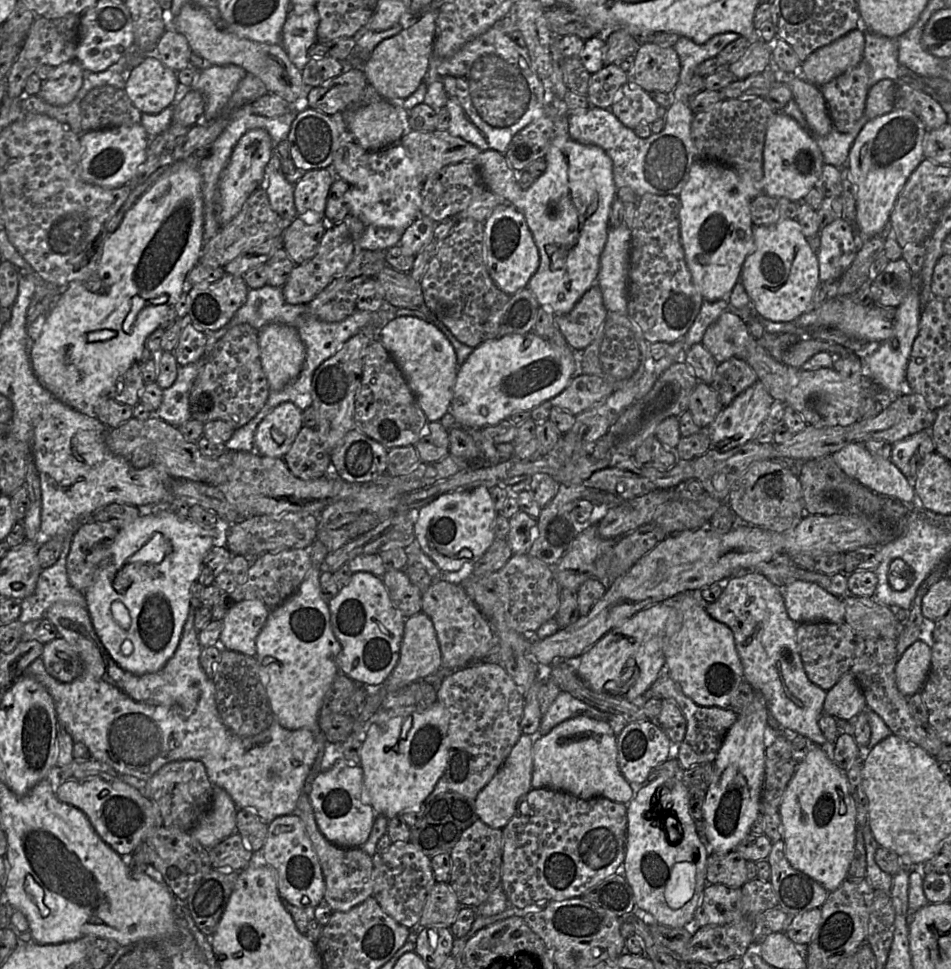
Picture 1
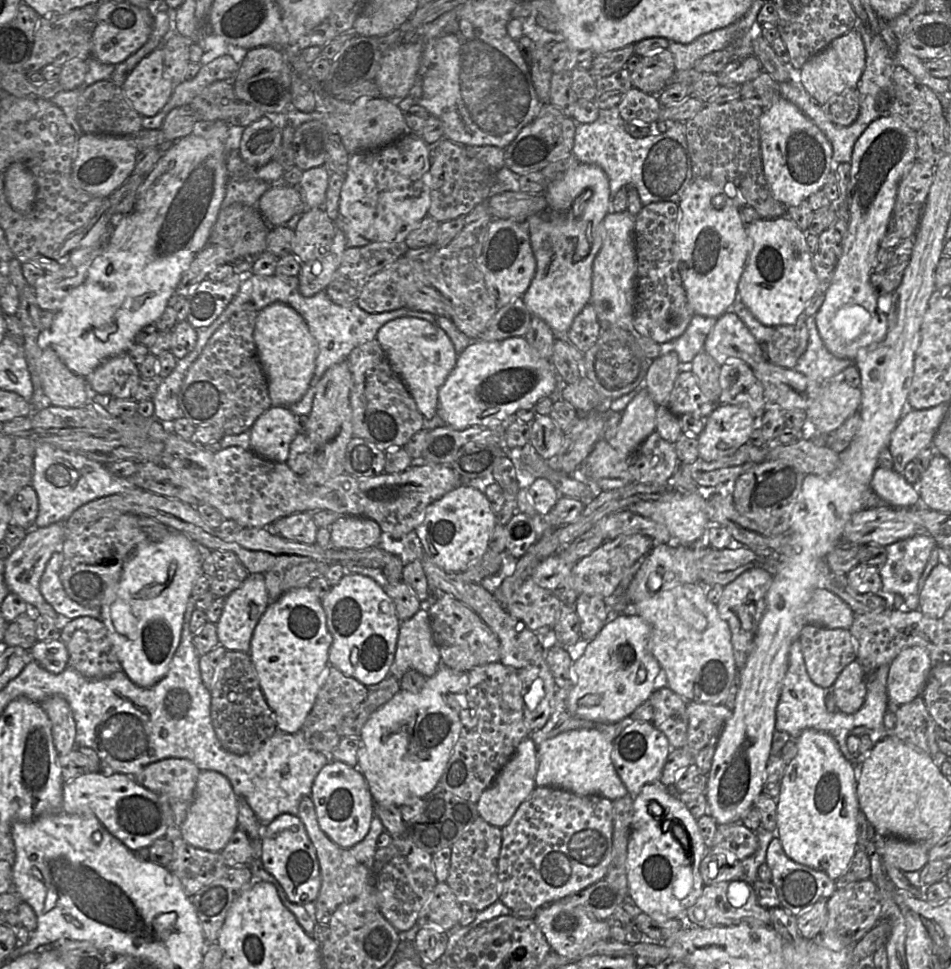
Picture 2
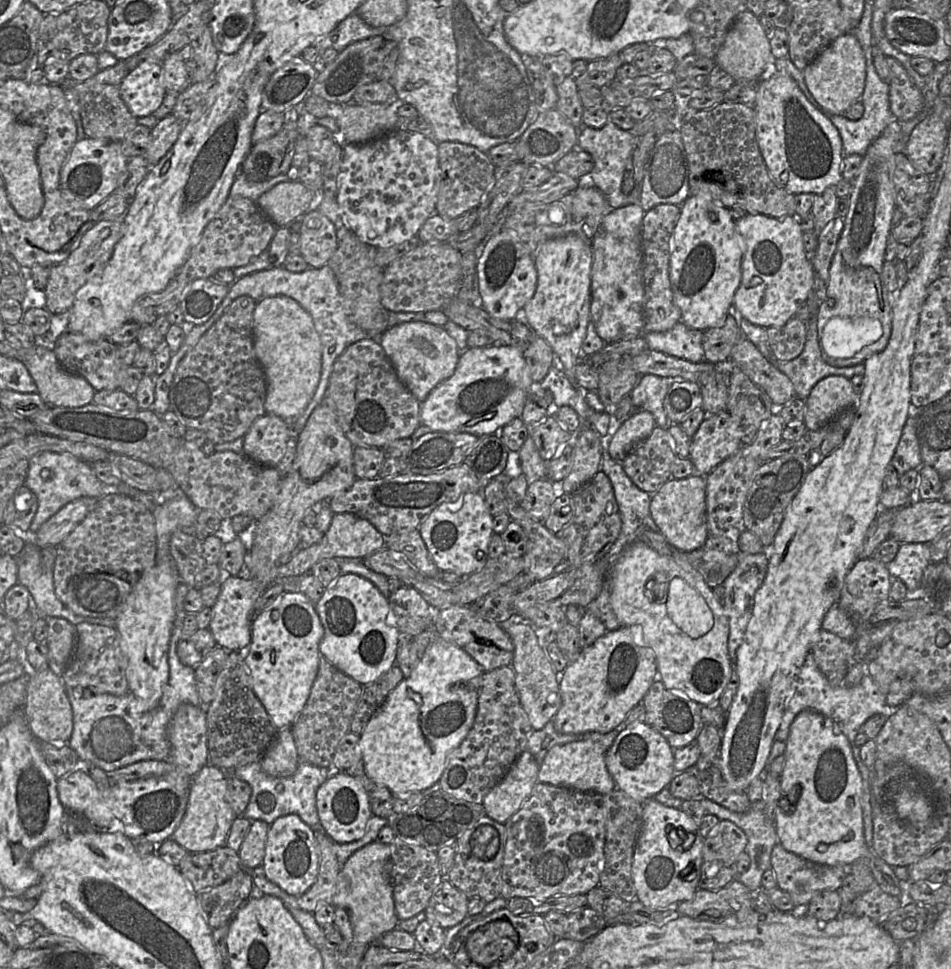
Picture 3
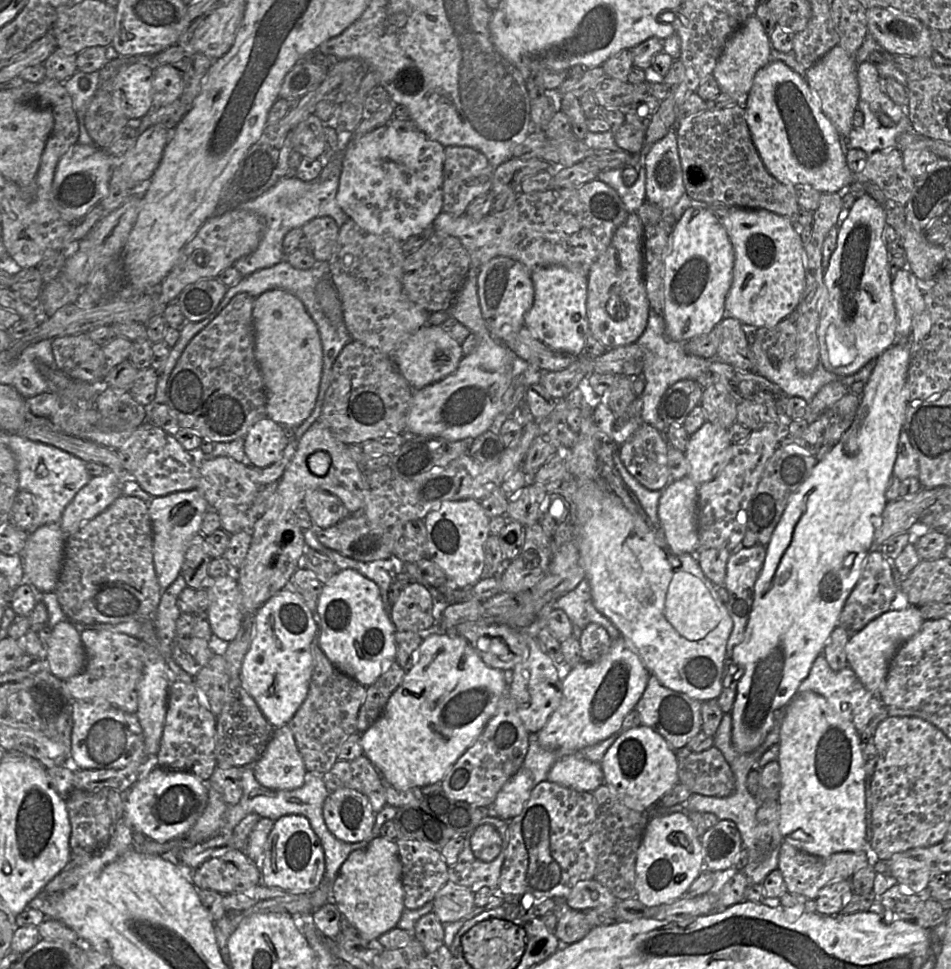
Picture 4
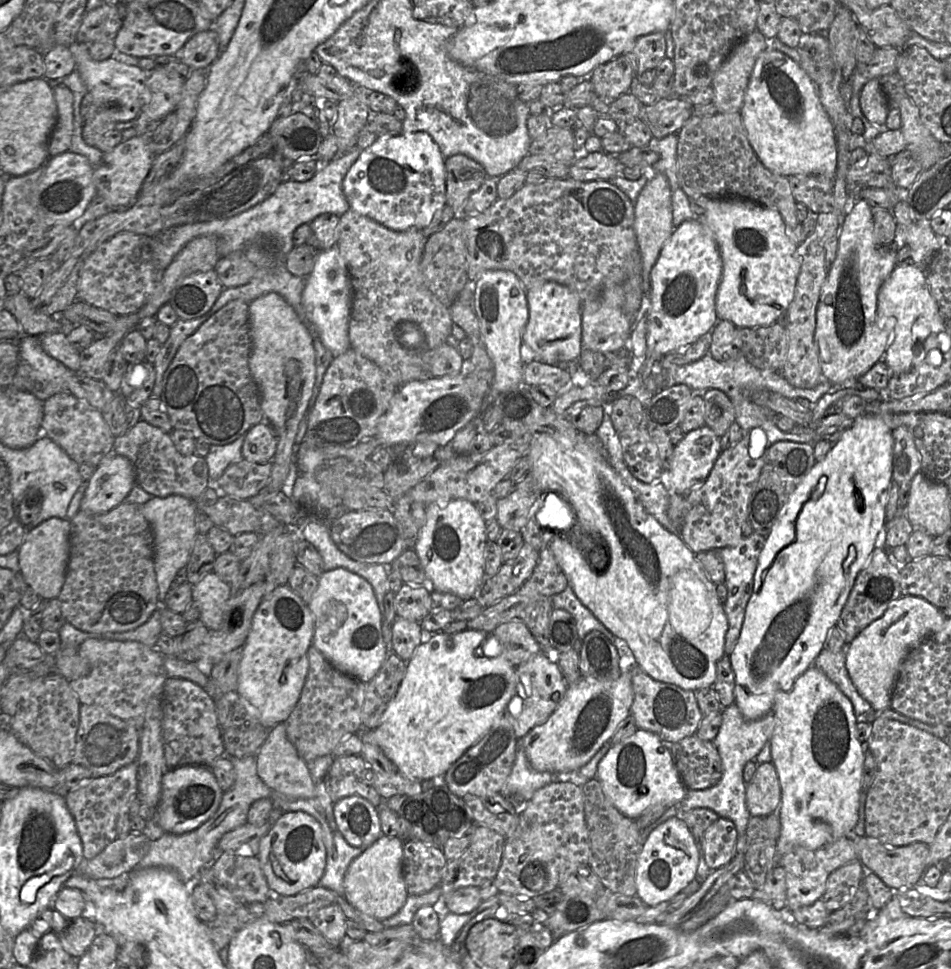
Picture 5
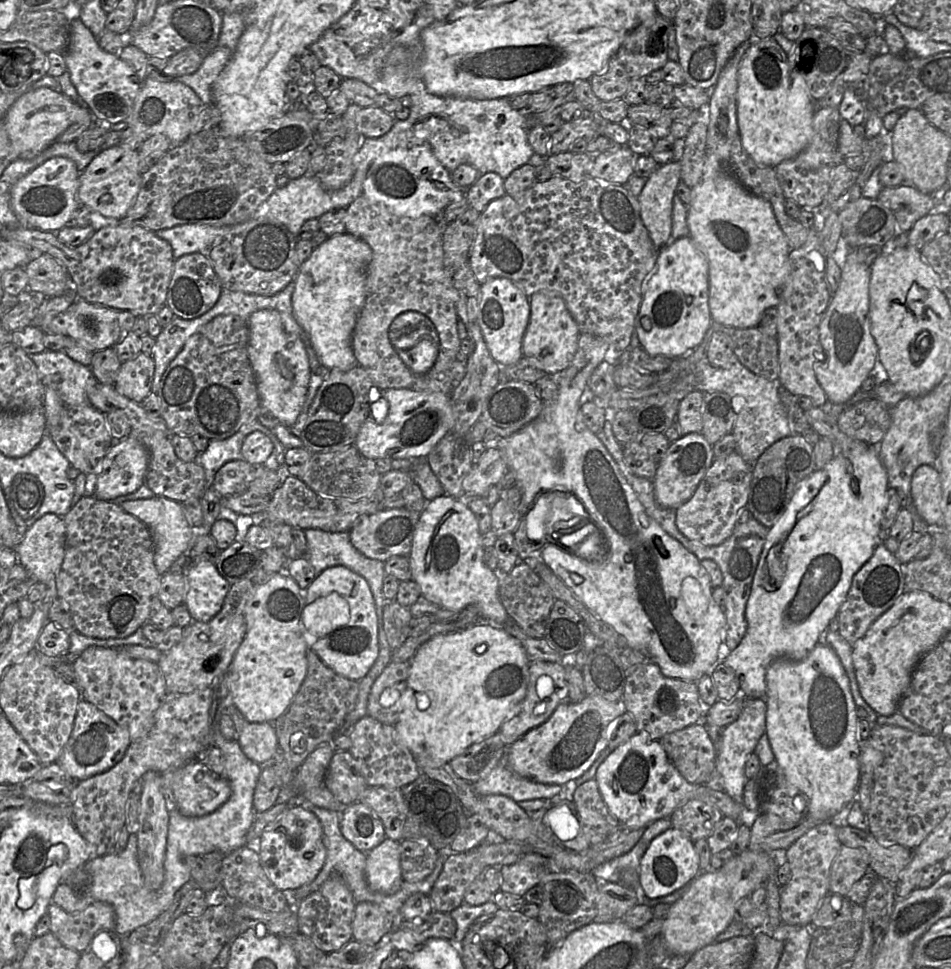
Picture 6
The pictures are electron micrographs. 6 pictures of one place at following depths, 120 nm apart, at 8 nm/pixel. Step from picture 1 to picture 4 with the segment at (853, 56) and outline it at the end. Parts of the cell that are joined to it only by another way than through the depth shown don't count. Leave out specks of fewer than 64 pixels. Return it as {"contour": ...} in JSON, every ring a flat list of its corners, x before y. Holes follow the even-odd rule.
{"contour":[[839,44,832,48,814,66,806,70,806,80,820,100,820,108,835,126,841,139,847,140,853,126,853,115,858,109,860,89,857,78,858,66]]}

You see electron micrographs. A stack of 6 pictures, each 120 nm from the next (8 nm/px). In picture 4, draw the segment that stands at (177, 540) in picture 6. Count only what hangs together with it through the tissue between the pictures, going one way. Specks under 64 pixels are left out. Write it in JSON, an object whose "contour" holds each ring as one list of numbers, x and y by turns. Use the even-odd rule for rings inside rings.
{"contour":[[197,489,152,498,148,503,153,531,153,561,162,592,180,575,185,552,192,537,200,533,208,502]]}

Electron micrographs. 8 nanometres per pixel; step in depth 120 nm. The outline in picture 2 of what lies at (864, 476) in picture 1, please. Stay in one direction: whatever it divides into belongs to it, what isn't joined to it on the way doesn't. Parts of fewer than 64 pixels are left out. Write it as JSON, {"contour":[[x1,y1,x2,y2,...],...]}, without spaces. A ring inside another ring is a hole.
{"contour":[[877,467,870,487,886,505,894,508,909,508,920,505,917,487,908,483,903,475,894,469]]}

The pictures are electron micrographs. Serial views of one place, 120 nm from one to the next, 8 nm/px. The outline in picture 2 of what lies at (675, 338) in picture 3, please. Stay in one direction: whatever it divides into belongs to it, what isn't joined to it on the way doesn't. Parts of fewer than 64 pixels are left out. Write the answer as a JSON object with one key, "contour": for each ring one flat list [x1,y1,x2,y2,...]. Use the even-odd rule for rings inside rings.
{"contour":[[694,314,682,335,668,344,662,344,663,351,675,351,681,365,688,367,703,350,705,339,716,322,717,318]]}

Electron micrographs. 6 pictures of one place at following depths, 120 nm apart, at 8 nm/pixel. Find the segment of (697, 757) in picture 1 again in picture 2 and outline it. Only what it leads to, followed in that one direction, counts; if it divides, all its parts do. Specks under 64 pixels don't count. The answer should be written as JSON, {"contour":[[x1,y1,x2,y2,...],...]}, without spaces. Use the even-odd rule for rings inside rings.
{"contour":[[687,701,687,740,685,748,695,756,706,746,716,746,733,710,725,704,706,704]]}

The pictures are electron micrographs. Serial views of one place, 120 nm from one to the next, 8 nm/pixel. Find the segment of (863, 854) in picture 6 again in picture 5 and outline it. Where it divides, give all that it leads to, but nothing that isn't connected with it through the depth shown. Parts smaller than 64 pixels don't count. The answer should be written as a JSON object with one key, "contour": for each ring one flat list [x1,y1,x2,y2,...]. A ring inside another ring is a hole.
{"contour":[[858,859,837,868,828,876,821,900,829,912,839,910,851,901,866,871,868,869]]}

